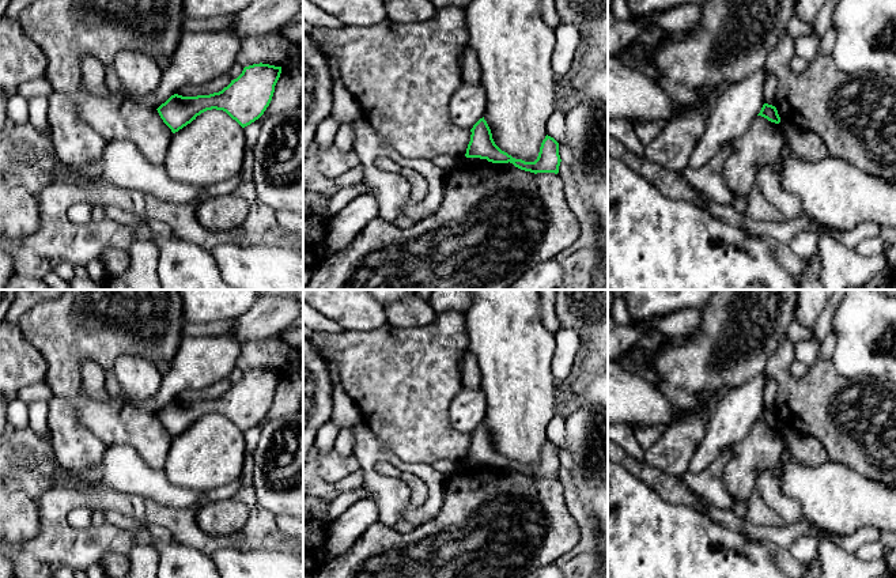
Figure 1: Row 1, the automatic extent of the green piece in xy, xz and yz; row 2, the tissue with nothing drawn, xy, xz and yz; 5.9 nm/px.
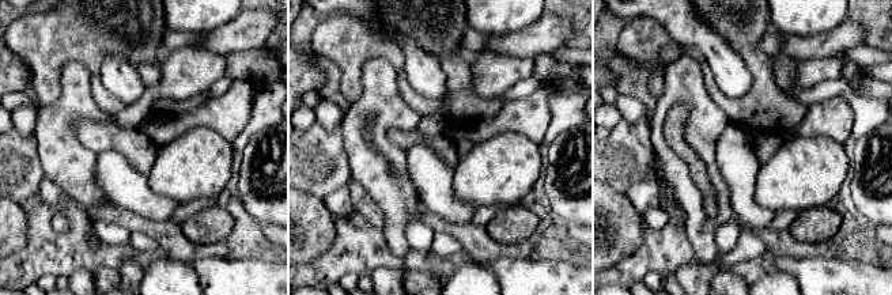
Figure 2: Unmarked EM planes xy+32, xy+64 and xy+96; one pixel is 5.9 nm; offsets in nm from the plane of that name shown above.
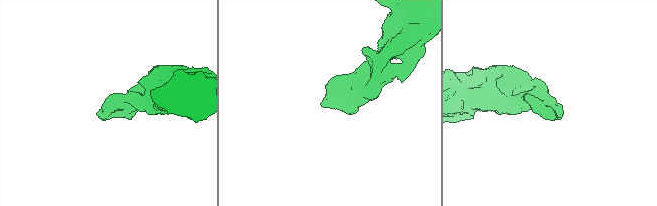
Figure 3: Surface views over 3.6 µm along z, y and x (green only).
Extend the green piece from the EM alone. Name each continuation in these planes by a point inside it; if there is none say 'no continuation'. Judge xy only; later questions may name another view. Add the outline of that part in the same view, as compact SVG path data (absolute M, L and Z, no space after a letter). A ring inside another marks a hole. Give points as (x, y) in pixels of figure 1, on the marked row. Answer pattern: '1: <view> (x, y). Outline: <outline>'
no continuation

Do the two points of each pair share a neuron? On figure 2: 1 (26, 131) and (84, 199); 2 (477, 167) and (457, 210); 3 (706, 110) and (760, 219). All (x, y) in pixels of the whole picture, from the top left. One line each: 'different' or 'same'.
1: different
2: different
3: different

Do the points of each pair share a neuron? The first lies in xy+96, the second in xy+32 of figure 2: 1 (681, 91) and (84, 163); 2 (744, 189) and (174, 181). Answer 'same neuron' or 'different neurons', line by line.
1: same neuron
2: different neurons

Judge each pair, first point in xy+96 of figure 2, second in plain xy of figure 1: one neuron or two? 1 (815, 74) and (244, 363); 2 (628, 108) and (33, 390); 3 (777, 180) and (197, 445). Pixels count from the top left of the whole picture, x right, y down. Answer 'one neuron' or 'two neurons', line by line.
1: two neurons
2: two neurons
3: one neuron

